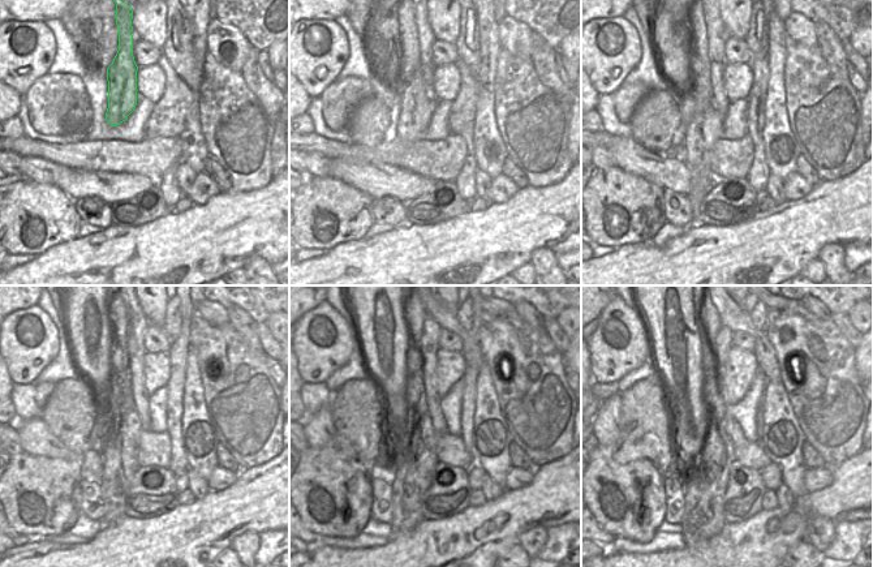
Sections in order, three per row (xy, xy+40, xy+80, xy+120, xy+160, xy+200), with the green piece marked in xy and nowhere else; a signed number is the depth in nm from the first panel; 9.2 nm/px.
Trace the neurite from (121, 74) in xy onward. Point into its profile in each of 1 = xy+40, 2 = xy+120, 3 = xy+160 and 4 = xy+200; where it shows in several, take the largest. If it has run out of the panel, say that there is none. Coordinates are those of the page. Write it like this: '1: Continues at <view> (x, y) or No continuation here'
1: Continues at xy+40 (416, 110)
2: Continues at xy+120 (120, 450)
3: Continues at xy+160 (413, 471)
4: Continues at xy+200 (702, 519).

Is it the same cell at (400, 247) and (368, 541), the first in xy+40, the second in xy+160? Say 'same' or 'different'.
different

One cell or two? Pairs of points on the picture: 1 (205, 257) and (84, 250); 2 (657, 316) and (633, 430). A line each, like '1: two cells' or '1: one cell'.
1: one cell
2: two cells

